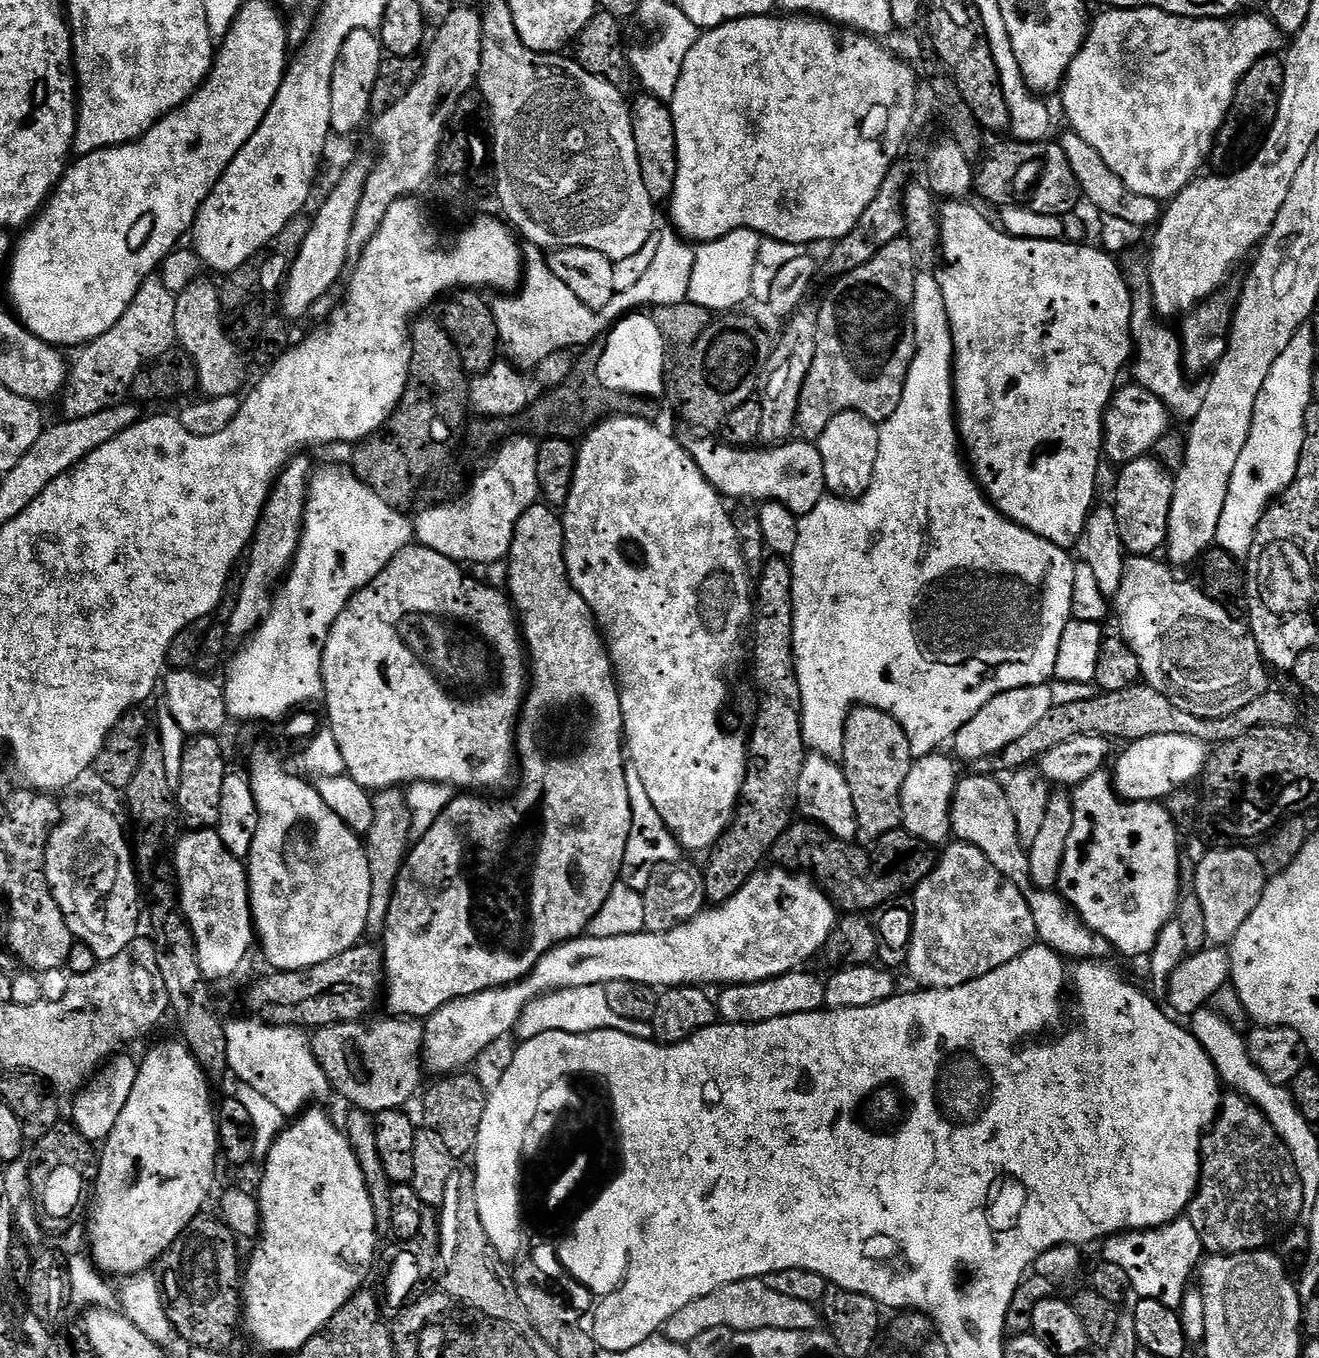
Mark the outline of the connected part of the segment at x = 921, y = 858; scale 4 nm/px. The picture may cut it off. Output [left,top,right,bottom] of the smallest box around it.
[770,822,938,914]

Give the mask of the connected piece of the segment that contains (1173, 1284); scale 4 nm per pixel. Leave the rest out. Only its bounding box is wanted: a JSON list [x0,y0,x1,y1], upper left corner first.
[1114,1218,1205,1308]

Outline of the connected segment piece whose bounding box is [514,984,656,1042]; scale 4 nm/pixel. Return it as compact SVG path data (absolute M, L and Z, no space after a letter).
M603 984L563 988L560 992L548 993L532 1000L519 1016L514 1034L519 1037L519 1041L527 1042L530 1038L542 1038L554 1032L586 1034L598 1030L618 1030L622 1034L630 1034L634 1038L656 1040L654 1026L651 1022L630 1022L630 1018L621 1018L619 1014L614 1014L614 1010L610 1010L610 1002L606 998Z

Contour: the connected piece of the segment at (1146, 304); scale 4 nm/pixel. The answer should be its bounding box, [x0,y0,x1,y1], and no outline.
[1130,270,1206,423]

